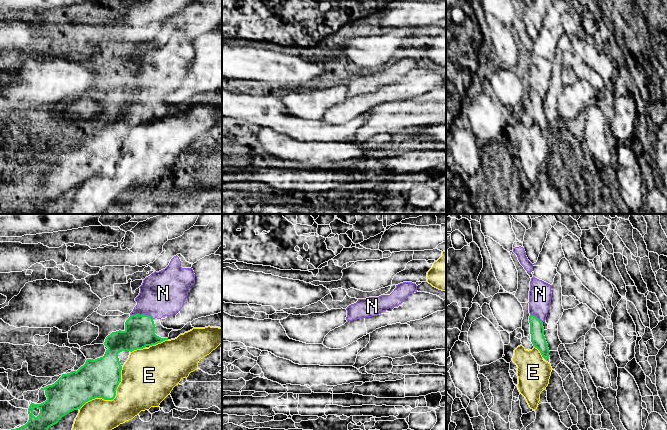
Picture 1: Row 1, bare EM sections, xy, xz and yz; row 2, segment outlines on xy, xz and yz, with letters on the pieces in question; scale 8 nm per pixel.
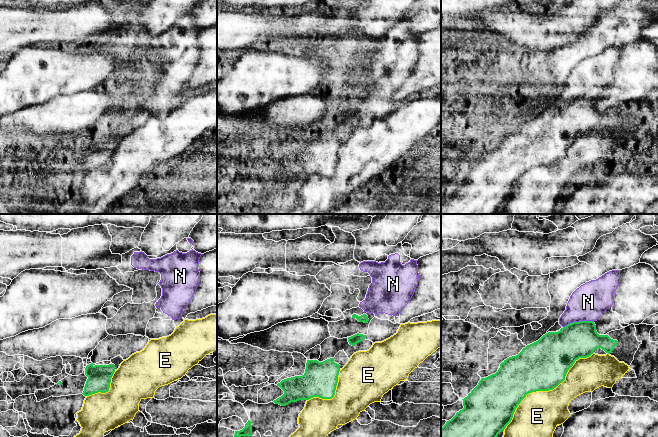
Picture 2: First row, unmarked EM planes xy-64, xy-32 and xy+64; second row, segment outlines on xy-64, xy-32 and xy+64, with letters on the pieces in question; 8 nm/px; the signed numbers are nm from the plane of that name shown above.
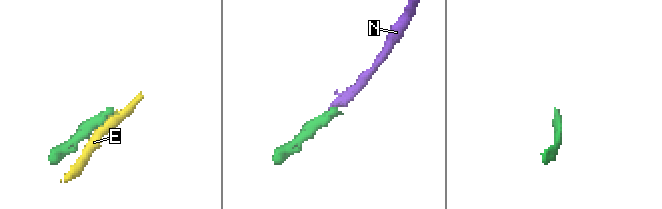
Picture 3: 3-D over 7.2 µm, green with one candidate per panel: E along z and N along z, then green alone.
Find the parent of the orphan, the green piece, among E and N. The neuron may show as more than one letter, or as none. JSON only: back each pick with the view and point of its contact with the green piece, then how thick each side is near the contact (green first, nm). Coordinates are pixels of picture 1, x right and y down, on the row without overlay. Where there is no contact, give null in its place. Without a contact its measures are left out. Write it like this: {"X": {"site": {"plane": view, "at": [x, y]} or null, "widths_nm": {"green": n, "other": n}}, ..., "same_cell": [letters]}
{"N": {"site": {"plane": "xy", "at": [142, 90]}, "widths_nm": {"green": 240, "other": 360}}, "same_cell": ["N"]}

